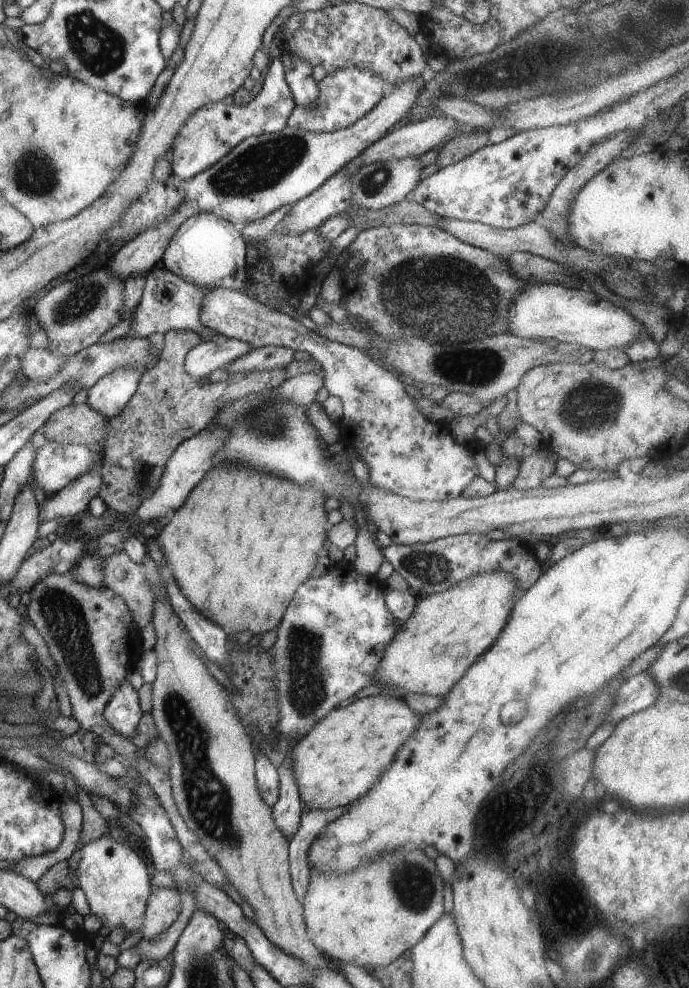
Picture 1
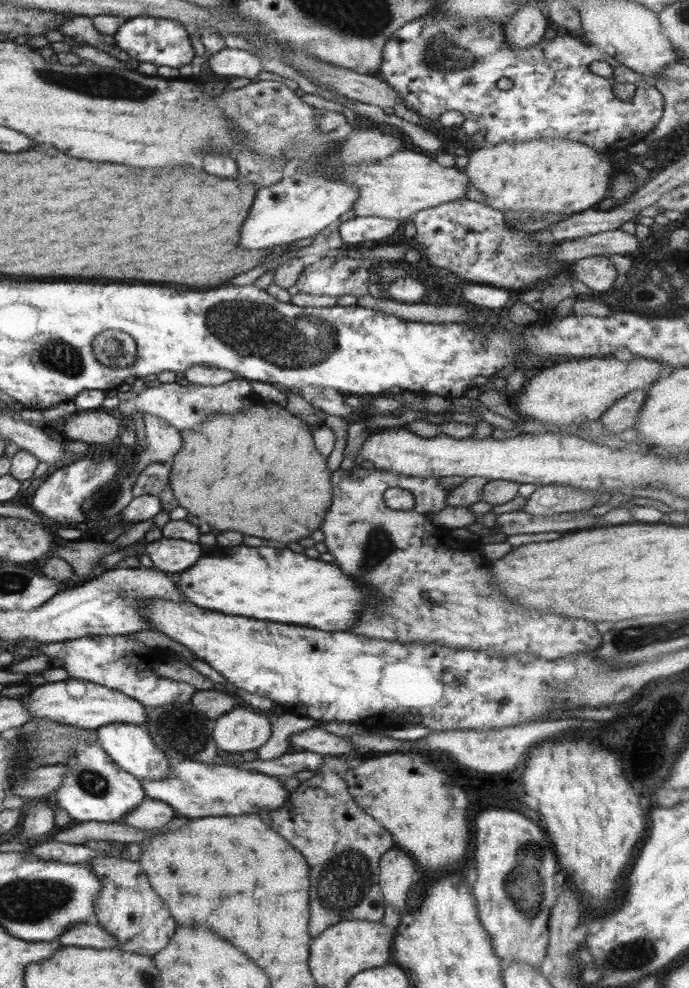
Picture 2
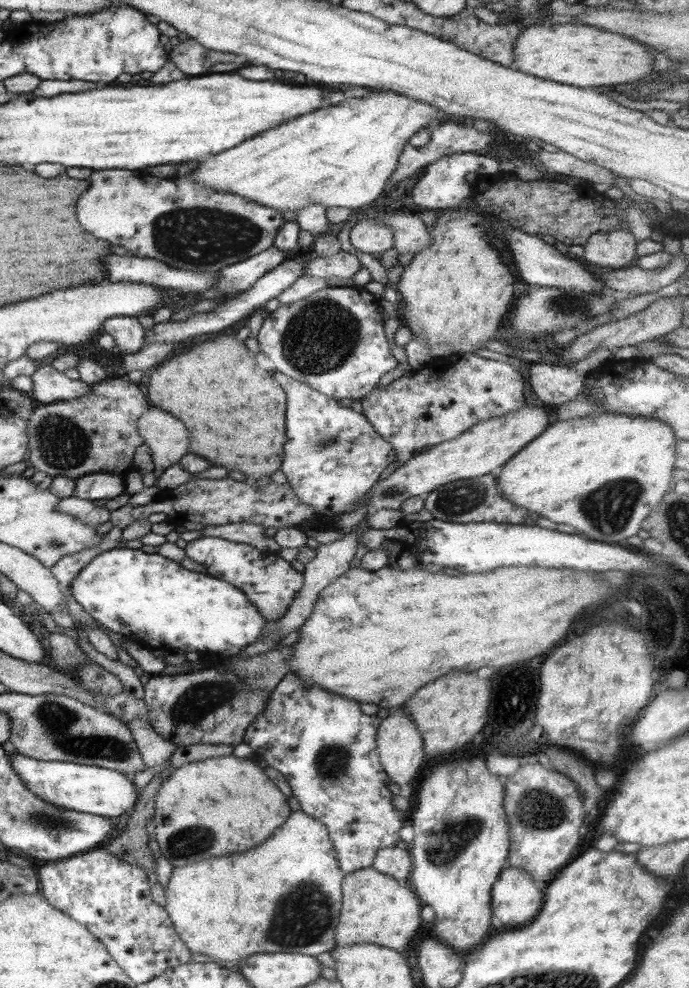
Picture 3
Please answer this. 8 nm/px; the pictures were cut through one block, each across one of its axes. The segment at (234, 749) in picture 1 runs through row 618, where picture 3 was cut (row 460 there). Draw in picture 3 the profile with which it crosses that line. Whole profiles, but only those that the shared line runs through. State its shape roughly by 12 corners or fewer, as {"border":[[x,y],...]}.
{"border":[[151,406],[137,422],[159,475],[188,453],[188,429]]}

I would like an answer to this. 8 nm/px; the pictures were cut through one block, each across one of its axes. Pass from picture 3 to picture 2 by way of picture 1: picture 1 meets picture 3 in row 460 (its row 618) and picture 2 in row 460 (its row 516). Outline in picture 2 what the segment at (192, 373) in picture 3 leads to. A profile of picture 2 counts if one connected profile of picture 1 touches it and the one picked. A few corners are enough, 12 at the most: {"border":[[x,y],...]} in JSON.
{"border":[[270,402],[179,433],[169,485],[218,530],[296,542],[332,500]]}

